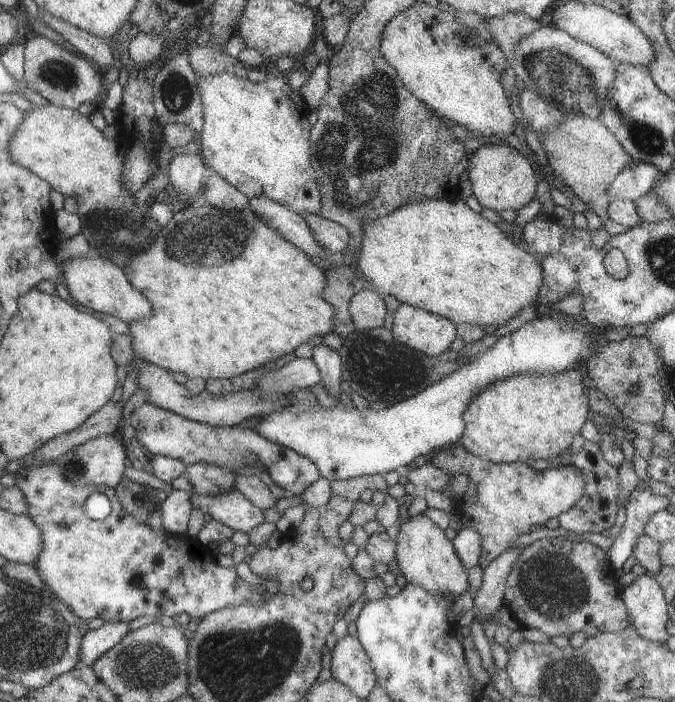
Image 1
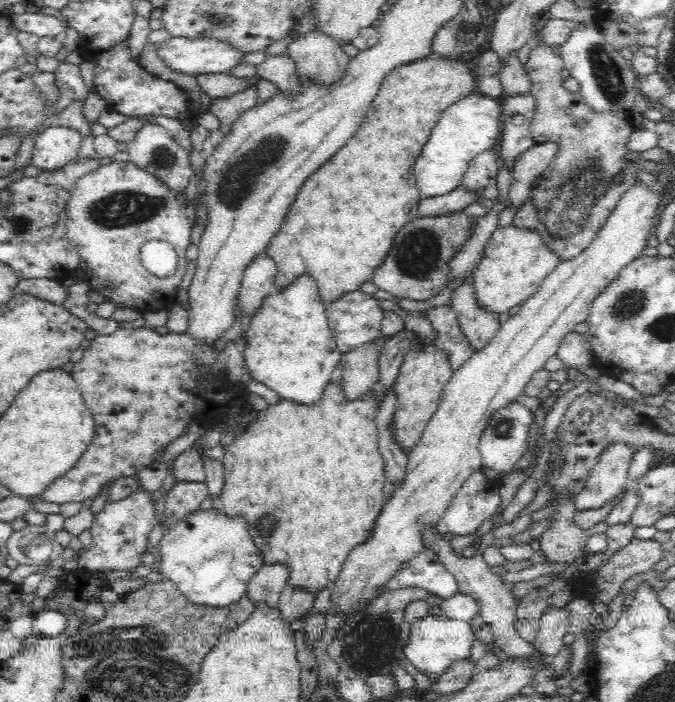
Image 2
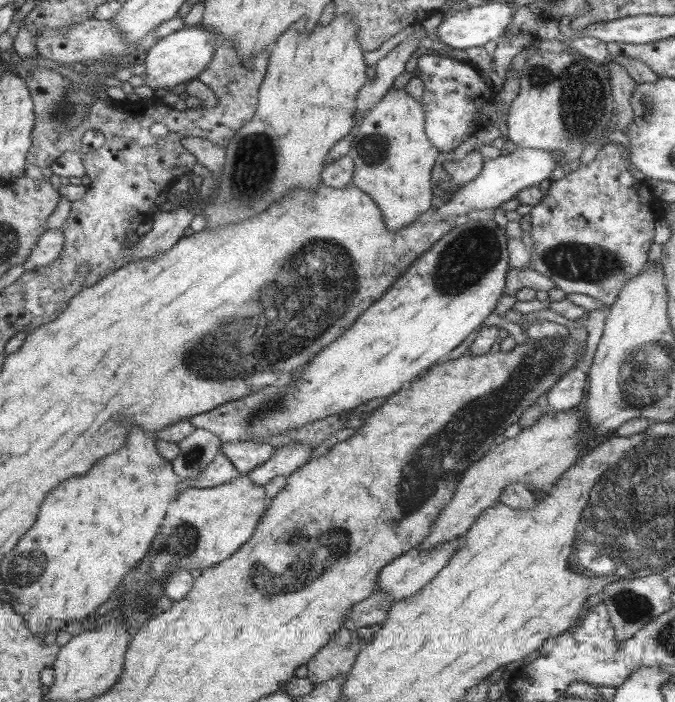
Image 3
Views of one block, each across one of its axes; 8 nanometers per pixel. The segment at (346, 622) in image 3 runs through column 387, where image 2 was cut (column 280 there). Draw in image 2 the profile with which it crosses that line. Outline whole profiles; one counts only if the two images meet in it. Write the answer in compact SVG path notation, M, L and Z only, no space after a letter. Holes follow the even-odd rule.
M287 583L278 600L283 620L290 623L304 617L314 609L314 600L316 600L314 593Z

